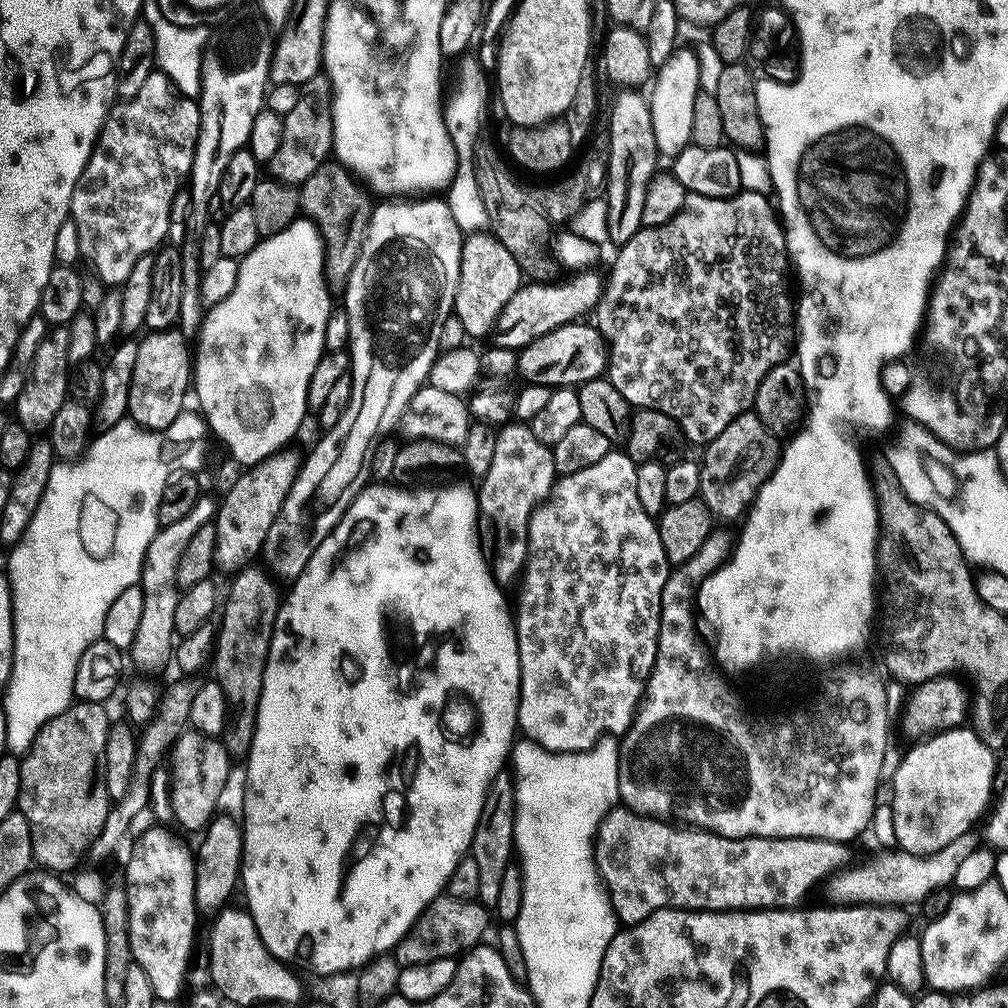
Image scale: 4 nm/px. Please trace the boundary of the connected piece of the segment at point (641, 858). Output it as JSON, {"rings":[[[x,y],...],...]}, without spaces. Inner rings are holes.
{"rings":[[[628,808],[609,809],[596,831],[594,855],[600,879],[608,890],[612,908],[621,925],[642,922],[663,908],[687,908],[689,912],[734,912],[794,908],[823,876],[831,877],[841,867],[845,845],[814,838],[726,838],[695,826],[675,828],[664,820],[639,816]]]}

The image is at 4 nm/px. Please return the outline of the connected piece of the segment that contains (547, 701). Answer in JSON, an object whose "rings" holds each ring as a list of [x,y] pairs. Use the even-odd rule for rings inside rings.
{"rings":[[[613,450],[606,454],[606,458],[594,462],[594,466],[586,466],[586,470],[578,470],[569,476],[560,476],[552,486],[552,492],[544,503],[538,505],[532,512],[530,526],[528,527],[528,562],[524,566],[522,581],[524,585],[520,588],[520,605],[515,605],[514,619],[516,621],[516,637],[518,638],[518,658],[520,659],[520,705],[518,706],[518,728],[527,739],[533,740],[535,744],[541,744],[551,752],[584,752],[587,748],[596,745],[601,736],[609,734],[620,738],[631,726],[636,717],[636,709],[640,707],[640,701],[644,699],[644,690],[648,686],[648,676],[656,664],[656,651],[658,650],[658,638],[660,637],[660,603],[662,602],[662,590],[666,586],[670,575],[670,565],[666,558],[666,550],[662,550],[662,538],[657,521],[646,510],[642,510],[642,502],[638,502],[638,478],[636,477],[637,461],[631,460],[627,451]]]}

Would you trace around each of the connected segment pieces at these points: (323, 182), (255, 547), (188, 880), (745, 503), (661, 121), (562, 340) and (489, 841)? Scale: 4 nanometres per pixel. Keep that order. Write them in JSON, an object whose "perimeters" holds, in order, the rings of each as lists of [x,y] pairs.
{"perimeters":[[[[325,162],[318,166],[318,170],[299,185],[298,191],[301,213],[316,225],[324,240],[324,279],[333,289],[343,289],[354,270],[354,262],[358,262],[364,235],[368,233],[373,201],[368,201],[369,193],[361,187],[357,177],[339,162]]],[[[289,446],[272,456],[266,457],[262,462],[245,467],[241,471],[238,482],[234,482],[234,486],[230,486],[223,493],[224,501],[222,499],[219,501],[214,517],[216,525],[215,567],[219,571],[221,568],[224,572],[235,574],[241,569],[247,568],[261,555],[266,542],[266,534],[270,534],[270,526],[274,526],[274,518],[278,518],[278,514],[286,502],[286,494],[290,494],[290,486],[294,486],[294,482],[300,473],[302,456],[301,453],[296,453],[294,449],[295,447]]],[[[148,828],[135,837],[133,853],[123,869],[128,879],[128,925],[130,926],[130,950],[132,959],[150,977],[157,1001],[176,1000],[184,988],[188,976],[188,959],[192,956],[192,943],[196,940],[196,862],[193,849],[187,848],[178,837],[164,828]]],[[[755,411],[743,412],[718,438],[714,438],[703,449],[704,460],[700,466],[699,499],[711,510],[713,517],[720,520],[736,520],[747,513],[756,493],[776,469],[782,451],[781,441],[758,419]]],[[[677,47],[676,51],[670,54],[670,58],[666,58],[666,62],[655,69],[651,86],[652,96],[650,95],[648,109],[652,115],[657,153],[661,157],[675,158],[682,149],[692,143],[690,122],[694,119],[694,98],[702,90],[695,51],[691,47]]],[[[591,323],[563,324],[542,338],[534,338],[525,348],[519,349],[516,370],[519,379],[531,384],[549,386],[579,386],[605,375],[608,367],[609,345],[603,334]]],[[[502,770],[492,779],[492,785],[488,788],[482,814],[478,814],[478,826],[474,830],[470,849],[474,862],[478,862],[478,900],[489,910],[495,909],[498,902],[498,890],[502,890],[502,878],[509,875],[508,863],[511,860],[513,863],[515,843],[516,789],[513,777]]]]}

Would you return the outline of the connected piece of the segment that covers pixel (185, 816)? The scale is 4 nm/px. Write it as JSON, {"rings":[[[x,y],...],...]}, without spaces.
{"rings":[[[186,730],[170,749],[172,756],[172,816],[188,832],[203,833],[217,815],[220,795],[228,784],[230,757],[223,739]]]}

